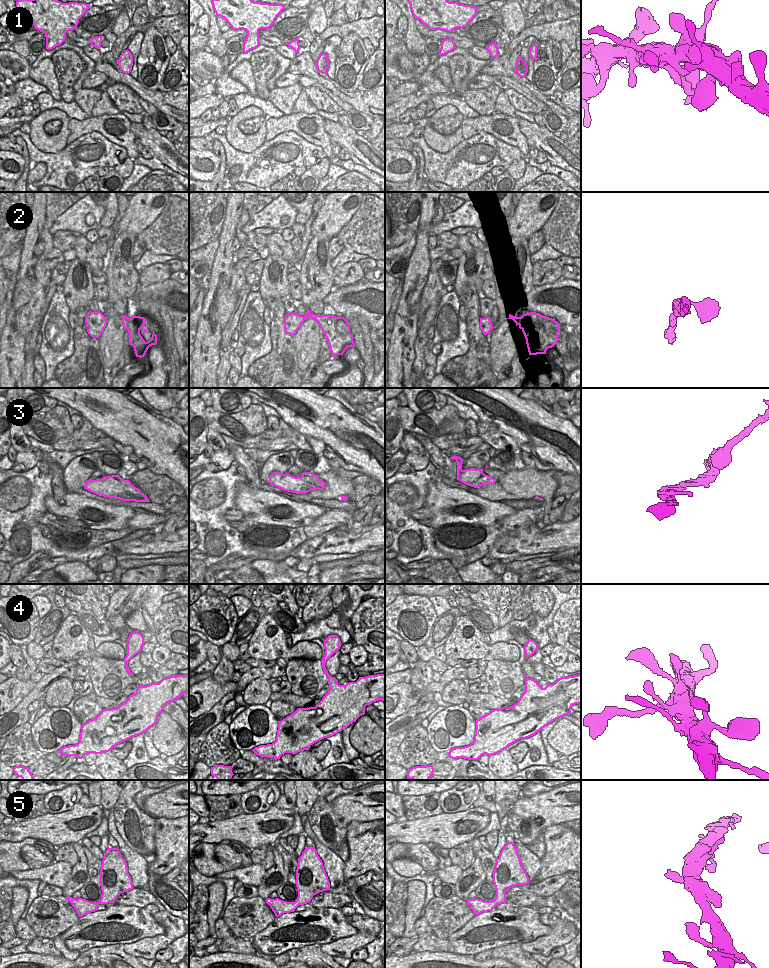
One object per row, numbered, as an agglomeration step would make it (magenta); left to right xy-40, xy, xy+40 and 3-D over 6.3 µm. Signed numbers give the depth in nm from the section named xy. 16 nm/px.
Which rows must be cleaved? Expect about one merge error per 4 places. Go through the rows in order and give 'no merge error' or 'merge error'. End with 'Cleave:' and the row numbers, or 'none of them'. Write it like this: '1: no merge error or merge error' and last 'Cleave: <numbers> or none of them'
1: merge error
2: no merge error
3: no merge error
4: no merge error
5: no merge error
Cleave: 1

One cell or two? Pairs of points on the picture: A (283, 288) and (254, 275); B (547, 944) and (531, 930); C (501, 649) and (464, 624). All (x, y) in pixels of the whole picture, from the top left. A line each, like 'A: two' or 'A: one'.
A: two
B: two
C: one

